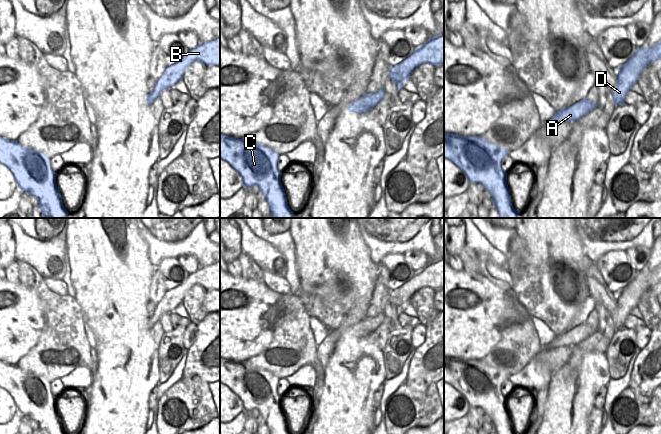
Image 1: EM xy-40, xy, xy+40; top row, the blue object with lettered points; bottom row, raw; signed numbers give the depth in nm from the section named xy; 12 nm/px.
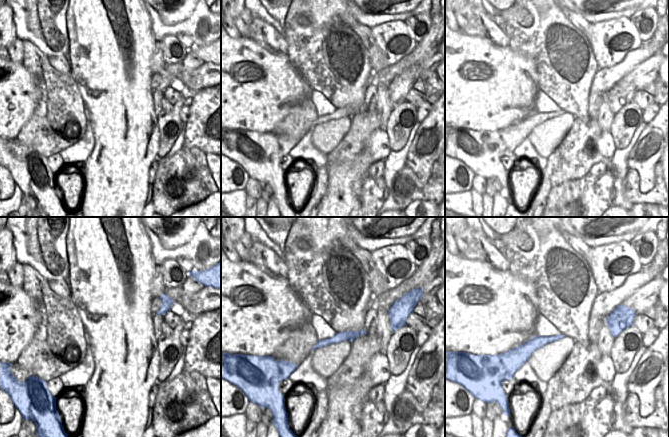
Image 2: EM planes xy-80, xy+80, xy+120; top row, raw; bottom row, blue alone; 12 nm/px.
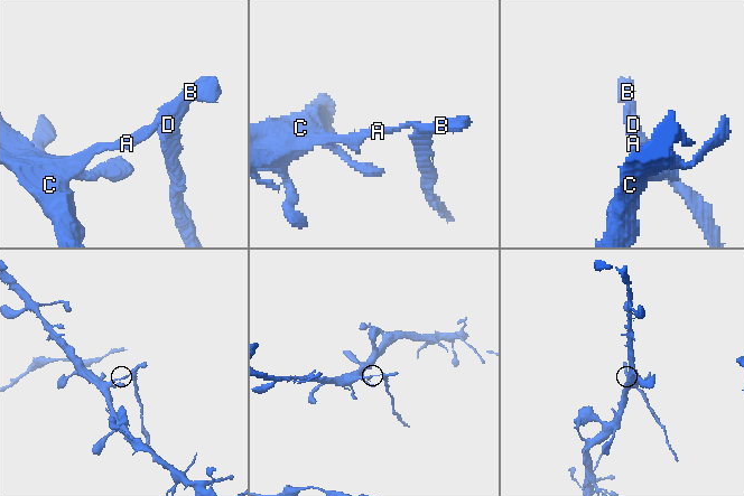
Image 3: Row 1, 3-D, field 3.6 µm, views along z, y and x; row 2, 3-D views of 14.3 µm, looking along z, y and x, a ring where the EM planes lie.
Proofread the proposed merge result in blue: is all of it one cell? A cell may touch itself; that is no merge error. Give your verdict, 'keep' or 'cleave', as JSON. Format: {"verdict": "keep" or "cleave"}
{"verdict": "cleave"}

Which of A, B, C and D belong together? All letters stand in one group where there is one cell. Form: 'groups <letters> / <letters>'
groups A B C / D

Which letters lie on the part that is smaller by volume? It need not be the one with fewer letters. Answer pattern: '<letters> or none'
D

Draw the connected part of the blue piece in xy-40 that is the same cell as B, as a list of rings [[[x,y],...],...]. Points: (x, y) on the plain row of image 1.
[[[220,261],[208,267],[199,268],[196,272],[190,273],[181,285],[167,290],[163,299],[157,304],[154,313],[149,316],[147,327],[152,329],[164,313],[168,314],[182,304],[186,292],[194,285],[201,285],[207,290],[220,289]]]

